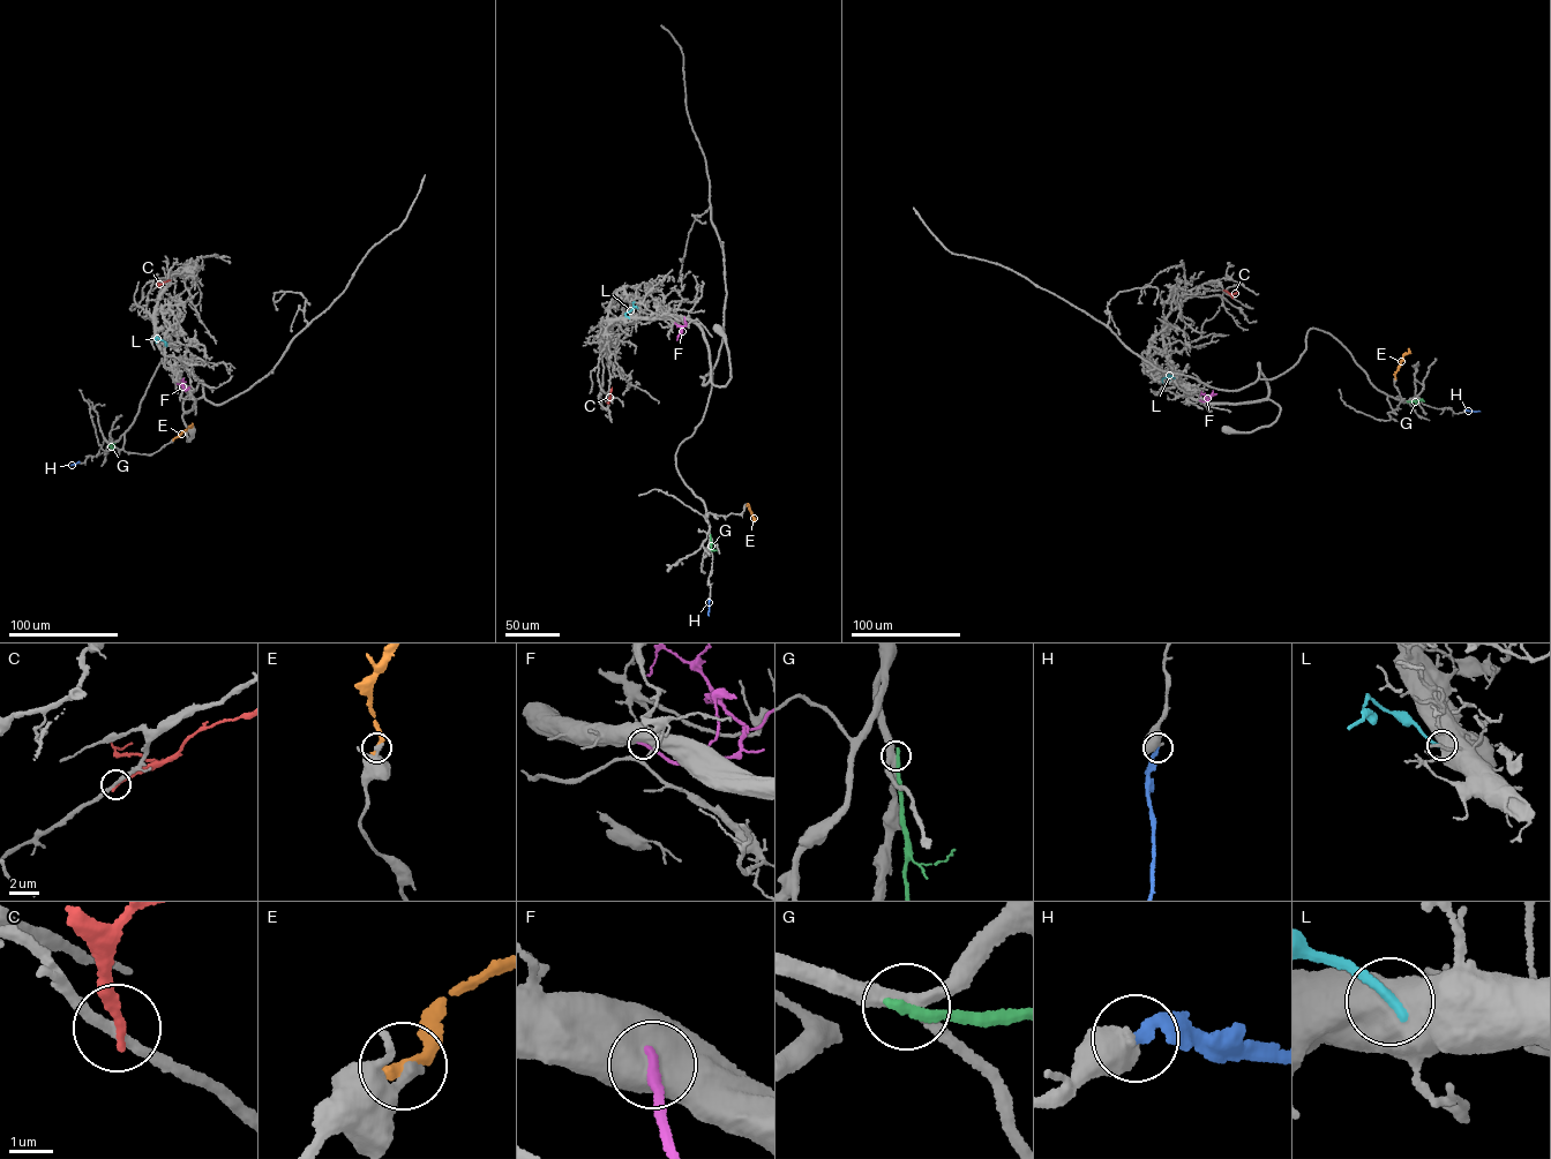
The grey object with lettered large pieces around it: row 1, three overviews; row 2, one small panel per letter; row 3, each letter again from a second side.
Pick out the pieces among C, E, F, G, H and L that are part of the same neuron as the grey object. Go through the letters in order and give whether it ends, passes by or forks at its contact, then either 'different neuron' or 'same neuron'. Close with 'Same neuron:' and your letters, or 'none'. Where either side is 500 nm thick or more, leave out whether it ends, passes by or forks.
C: it ends | different neuron
E: it ends | different neuron
F: different neuron
G: it ends | different neuron
H: different neuron
L: different neuron
Same neuron: none

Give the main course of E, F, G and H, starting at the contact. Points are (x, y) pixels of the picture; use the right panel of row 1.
E: (1395, 378), (1408, 348)
F: (1200, 400), (1207, 401), (1216, 393)
G: (1407, 401), (1424, 401)
H: (1466, 411), (1480, 411)

